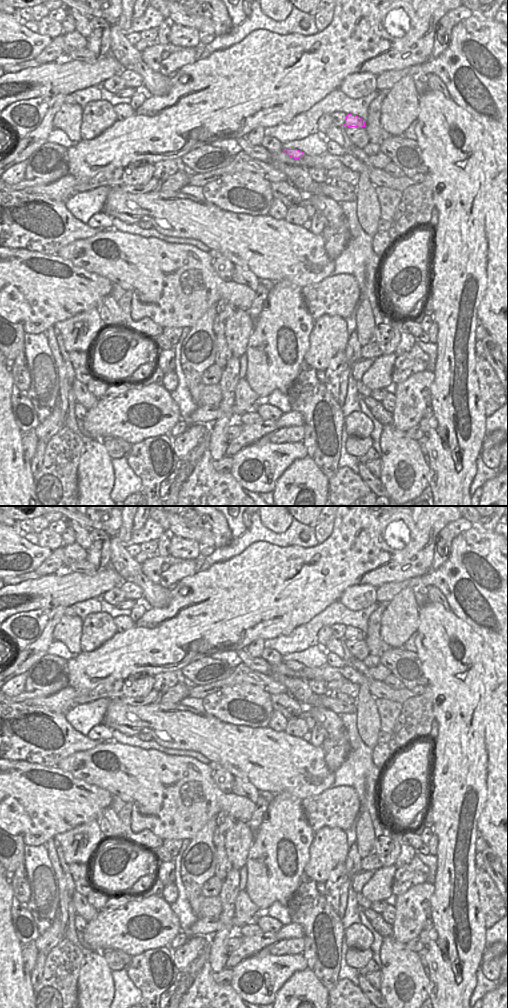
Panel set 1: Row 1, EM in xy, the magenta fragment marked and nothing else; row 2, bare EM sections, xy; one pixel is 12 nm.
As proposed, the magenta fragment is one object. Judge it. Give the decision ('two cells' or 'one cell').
one cell

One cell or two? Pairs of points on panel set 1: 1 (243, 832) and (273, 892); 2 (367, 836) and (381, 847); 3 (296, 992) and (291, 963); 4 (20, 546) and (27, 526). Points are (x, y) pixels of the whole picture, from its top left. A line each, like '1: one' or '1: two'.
1: two
2: two
3: two
4: two

